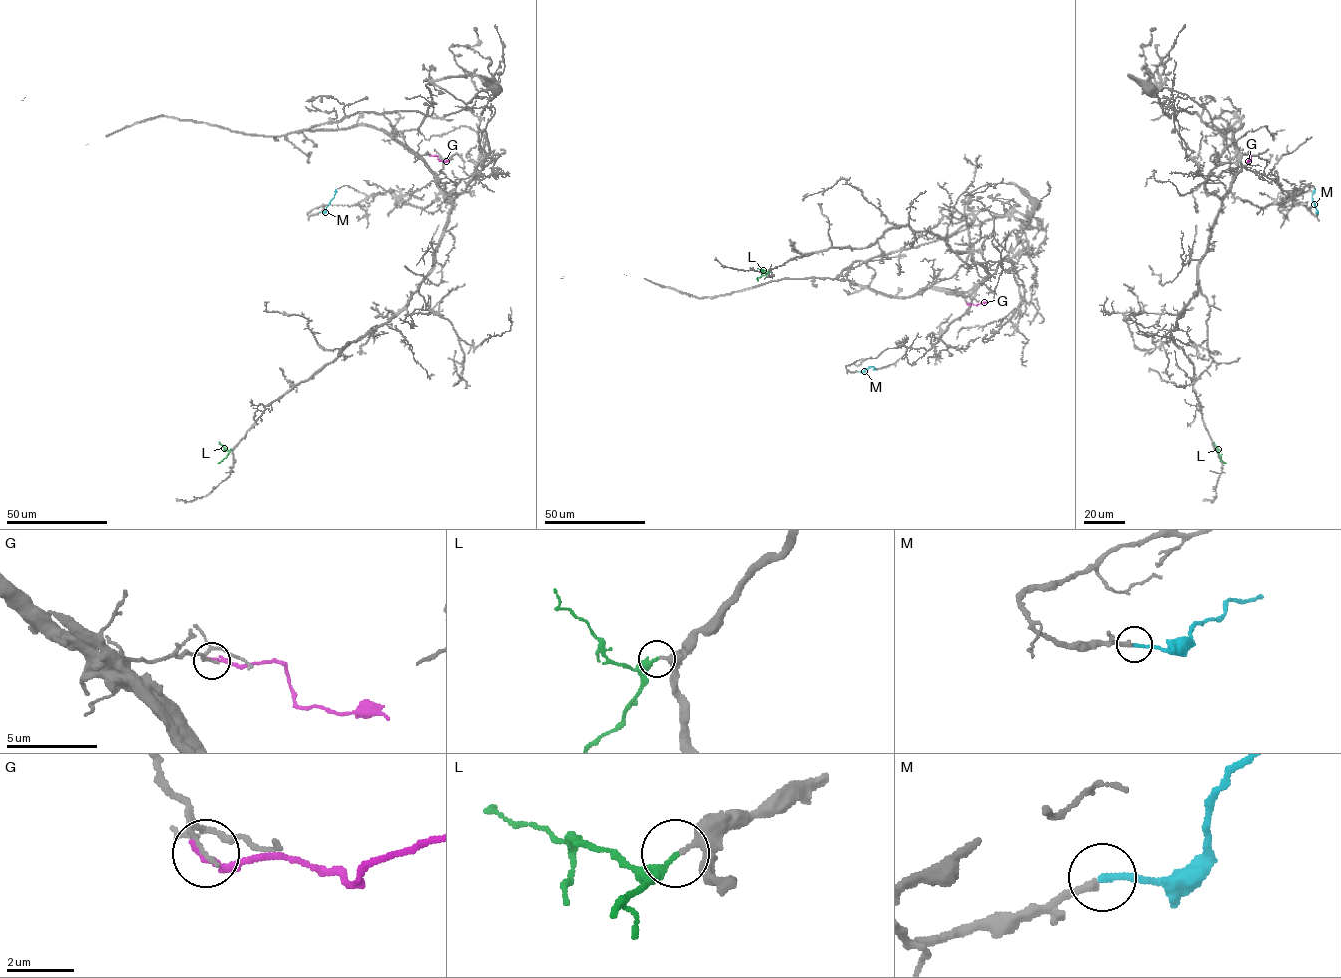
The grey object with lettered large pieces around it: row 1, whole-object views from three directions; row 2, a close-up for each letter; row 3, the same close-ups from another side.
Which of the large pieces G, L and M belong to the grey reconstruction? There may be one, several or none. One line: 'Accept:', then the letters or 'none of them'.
Accept: L

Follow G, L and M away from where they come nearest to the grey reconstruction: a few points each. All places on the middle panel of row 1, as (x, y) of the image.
G: (967, 304), (976, 305), (987, 301)
L: (769, 271), (757, 280)
M: (858, 372), (869, 367), (874, 369)

